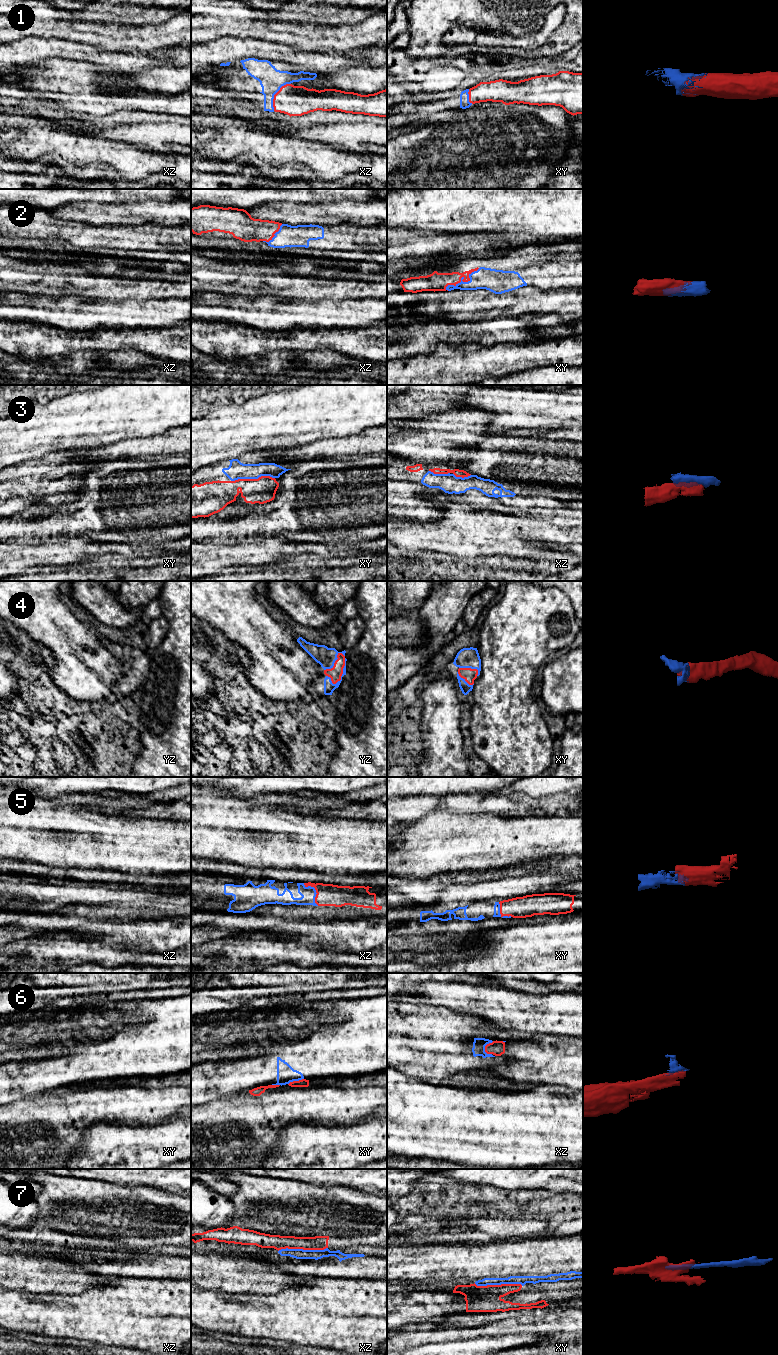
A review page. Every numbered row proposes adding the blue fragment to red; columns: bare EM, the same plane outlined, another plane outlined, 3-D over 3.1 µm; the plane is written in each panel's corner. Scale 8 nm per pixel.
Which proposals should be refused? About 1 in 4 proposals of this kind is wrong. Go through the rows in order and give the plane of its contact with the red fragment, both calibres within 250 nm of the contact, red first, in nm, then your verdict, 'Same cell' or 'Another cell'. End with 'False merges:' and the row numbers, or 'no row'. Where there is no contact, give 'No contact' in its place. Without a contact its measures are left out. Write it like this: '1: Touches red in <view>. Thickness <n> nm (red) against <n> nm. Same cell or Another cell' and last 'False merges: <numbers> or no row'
1: Touches red in xz. Thickness 240 nm (red) against 190 nm. Same cell
2: Touches red in xy. Thickness 150 nm (red) against 180 nm. Same cell
3: Touches red in xy. Thickness 200 nm (red) against 140 nm. Same cell
4: Touches red in yz. Thickness 110 nm (red) against 90 nm. Same cell
5: Touches red in xz. Thickness 180 nm (red) against 120 nm. Same cell
6: Touches red in xz. Thickness 120 nm (red) against 100 nm. Another cell
7: Touches red in xz. Thickness 120 nm (red) against 80 nm. Same cell
False merges: 6

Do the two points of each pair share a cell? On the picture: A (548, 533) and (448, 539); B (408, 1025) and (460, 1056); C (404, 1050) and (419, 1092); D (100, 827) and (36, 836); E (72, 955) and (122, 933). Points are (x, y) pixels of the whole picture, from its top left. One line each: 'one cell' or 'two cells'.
A: one cell
B: one cell
C: two cells
D: one cell
E: one cell

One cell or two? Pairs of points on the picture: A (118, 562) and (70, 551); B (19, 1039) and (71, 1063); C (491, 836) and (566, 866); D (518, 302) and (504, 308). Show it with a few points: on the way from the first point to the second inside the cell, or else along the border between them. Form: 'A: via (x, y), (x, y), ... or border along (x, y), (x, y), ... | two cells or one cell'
A: border along (123, 557), (105, 553), (76, 563) | two cells
B: via (32, 1047), (45, 1053), (58, 1055) | one cell
C: border along (571, 855), (528, 860), (525, 863) | two cells
D: via (515, 305), (507, 306) | one cell

